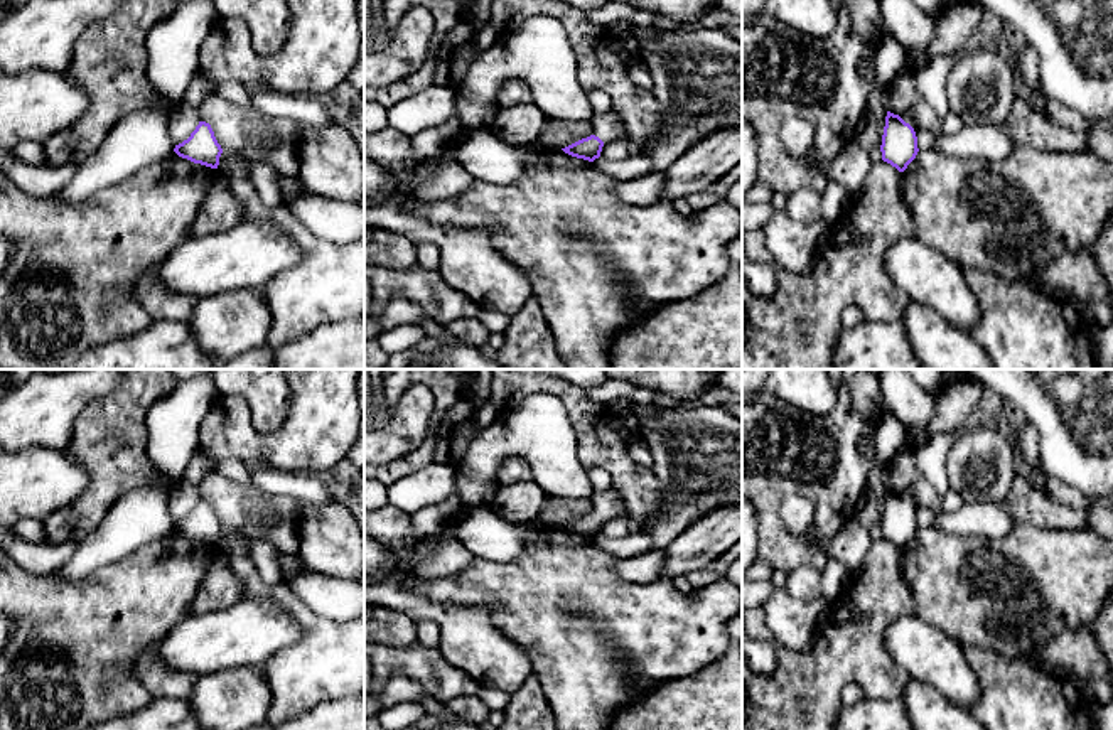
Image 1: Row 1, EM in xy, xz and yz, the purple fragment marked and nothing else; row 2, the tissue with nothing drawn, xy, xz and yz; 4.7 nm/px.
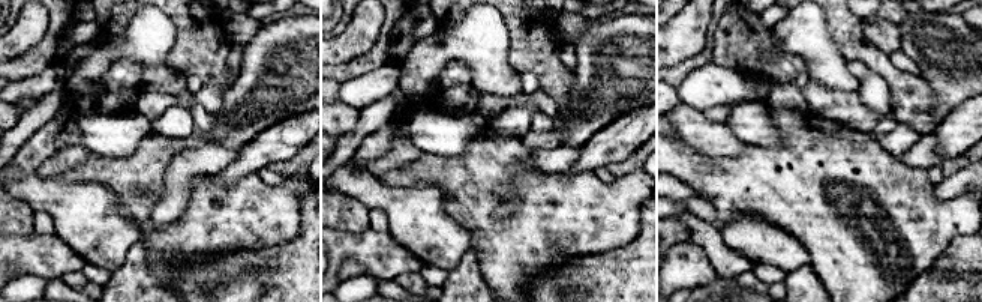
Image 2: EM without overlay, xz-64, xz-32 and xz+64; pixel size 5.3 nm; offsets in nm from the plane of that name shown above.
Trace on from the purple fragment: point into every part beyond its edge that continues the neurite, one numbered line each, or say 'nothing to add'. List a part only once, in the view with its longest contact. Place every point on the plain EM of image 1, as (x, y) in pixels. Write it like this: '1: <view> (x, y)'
1: xz (607, 504)

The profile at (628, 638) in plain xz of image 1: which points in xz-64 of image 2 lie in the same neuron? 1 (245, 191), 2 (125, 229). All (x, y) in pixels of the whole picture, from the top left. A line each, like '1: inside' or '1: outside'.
1: inside
2: outside

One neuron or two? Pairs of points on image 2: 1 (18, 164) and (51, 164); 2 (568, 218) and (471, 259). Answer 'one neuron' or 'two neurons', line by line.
1: two neurons
2: two neurons

